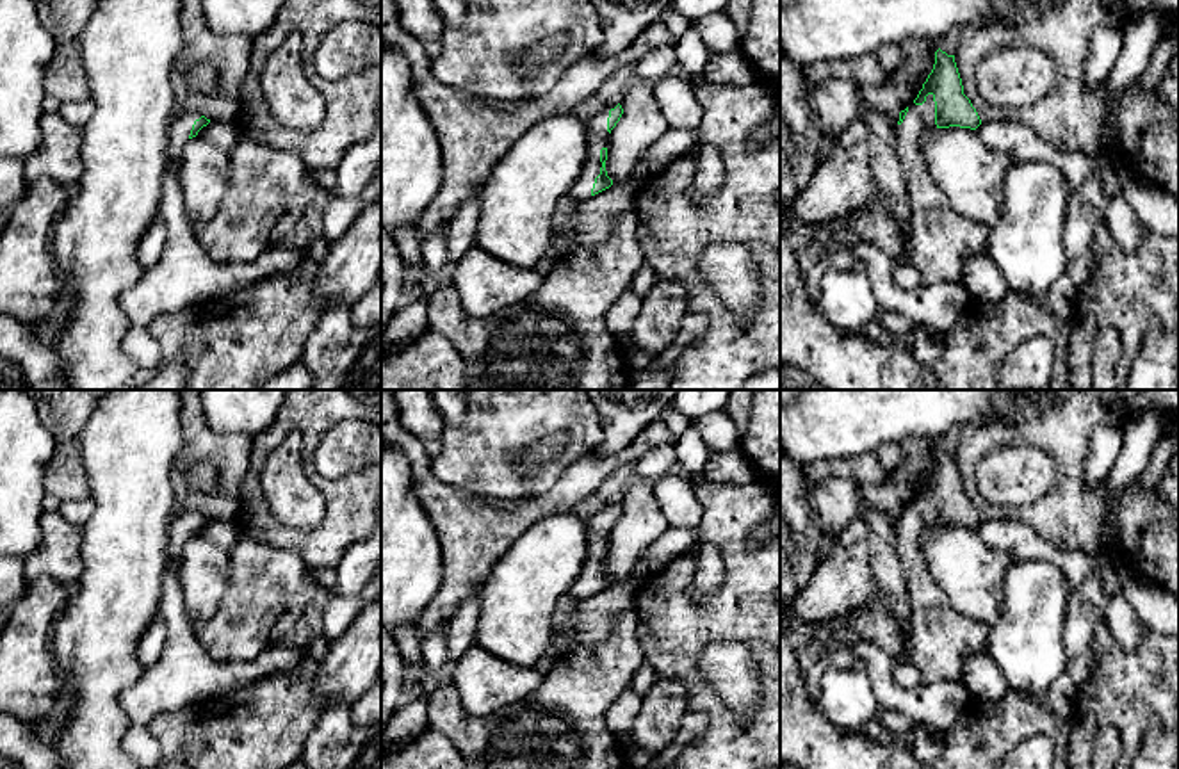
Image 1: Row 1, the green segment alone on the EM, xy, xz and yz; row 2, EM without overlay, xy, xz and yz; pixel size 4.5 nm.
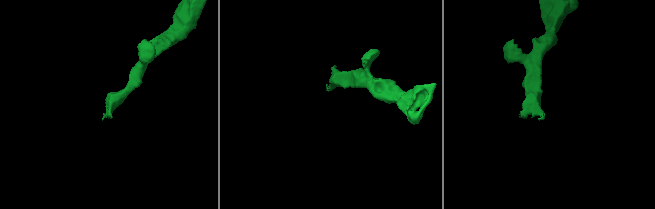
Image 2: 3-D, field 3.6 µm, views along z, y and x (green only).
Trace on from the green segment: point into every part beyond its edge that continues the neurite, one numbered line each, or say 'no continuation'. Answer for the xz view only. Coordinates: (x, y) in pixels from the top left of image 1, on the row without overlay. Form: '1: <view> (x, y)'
1: xz (597, 533)

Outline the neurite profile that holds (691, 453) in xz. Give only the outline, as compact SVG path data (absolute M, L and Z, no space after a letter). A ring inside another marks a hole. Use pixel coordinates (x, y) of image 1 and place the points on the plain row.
M691 422L675 440L675 449L677 468L684 472L696 488L705 479L705 465L712 456L696 427L696 422Z

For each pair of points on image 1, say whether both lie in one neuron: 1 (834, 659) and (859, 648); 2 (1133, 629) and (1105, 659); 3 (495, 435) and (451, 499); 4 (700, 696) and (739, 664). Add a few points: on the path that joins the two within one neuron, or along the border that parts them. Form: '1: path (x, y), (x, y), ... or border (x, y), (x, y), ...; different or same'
1: border (821, 648), (846, 647), (857, 657); different
2: border (1103, 620), (1124, 650), (1140, 645); different
3: border (430, 460), (437, 477), (462, 490), (499, 499); different
4: border (706, 647), (700, 655), (700, 673), (738, 720); different

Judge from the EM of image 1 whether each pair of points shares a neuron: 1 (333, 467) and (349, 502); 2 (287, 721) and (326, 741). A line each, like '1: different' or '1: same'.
1: different
2: different

